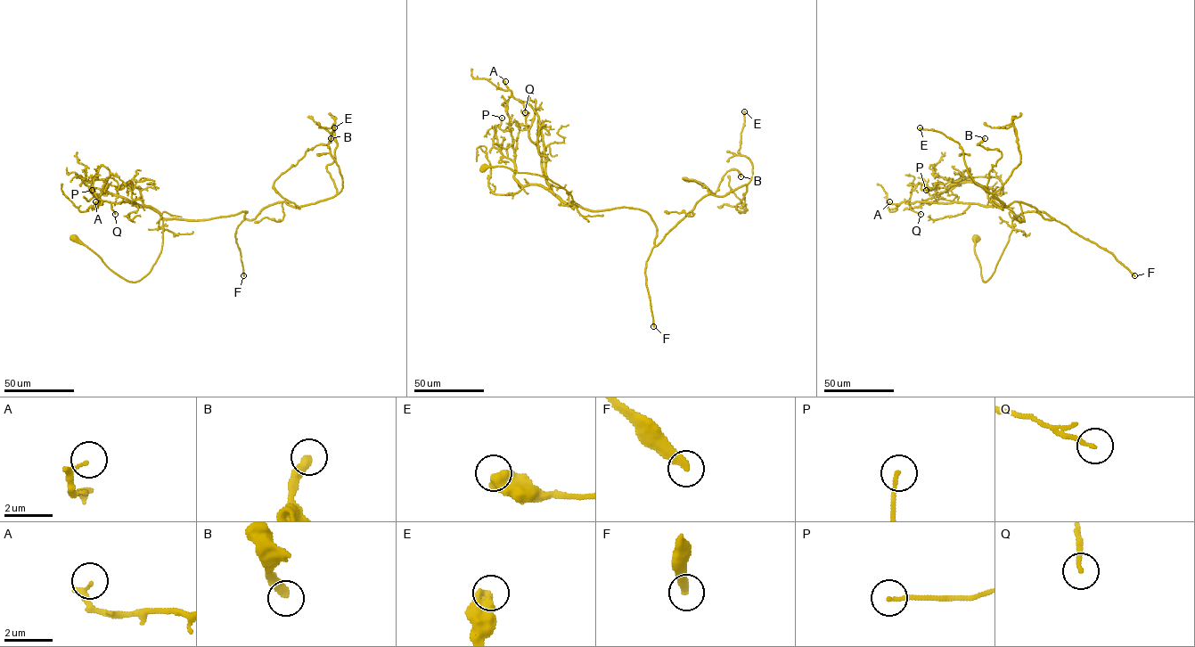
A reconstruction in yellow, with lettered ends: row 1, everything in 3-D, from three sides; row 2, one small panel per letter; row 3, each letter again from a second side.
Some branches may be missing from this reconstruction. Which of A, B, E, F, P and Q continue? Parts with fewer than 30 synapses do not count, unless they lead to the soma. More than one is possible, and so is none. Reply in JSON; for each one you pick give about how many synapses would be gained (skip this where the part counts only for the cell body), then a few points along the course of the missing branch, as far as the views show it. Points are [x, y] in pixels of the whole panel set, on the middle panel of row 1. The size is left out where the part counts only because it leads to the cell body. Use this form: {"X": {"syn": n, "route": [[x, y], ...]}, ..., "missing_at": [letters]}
{"F": {"syn": 70}, "missing_at": ["F"]}

